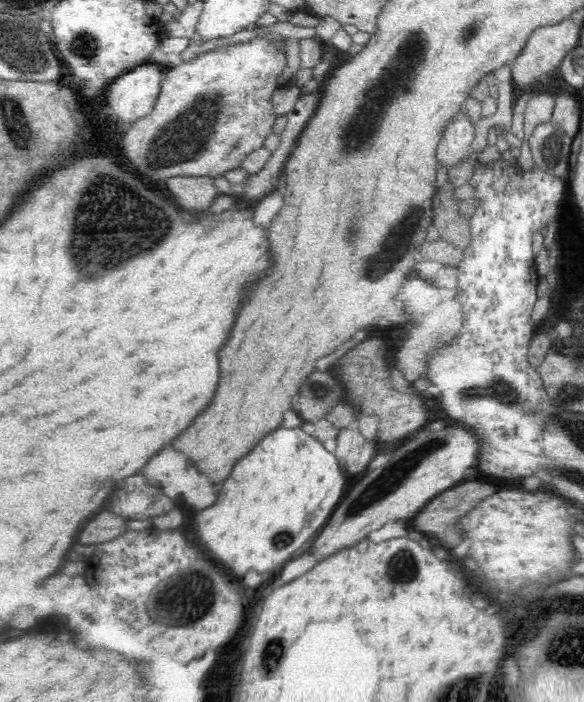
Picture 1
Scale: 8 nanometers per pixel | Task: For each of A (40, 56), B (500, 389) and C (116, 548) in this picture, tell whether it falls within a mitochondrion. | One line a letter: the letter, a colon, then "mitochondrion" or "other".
A: mitochondrion
B: mitochondrion
C: other

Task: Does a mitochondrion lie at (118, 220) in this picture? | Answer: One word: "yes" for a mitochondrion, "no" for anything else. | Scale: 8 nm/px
yes

